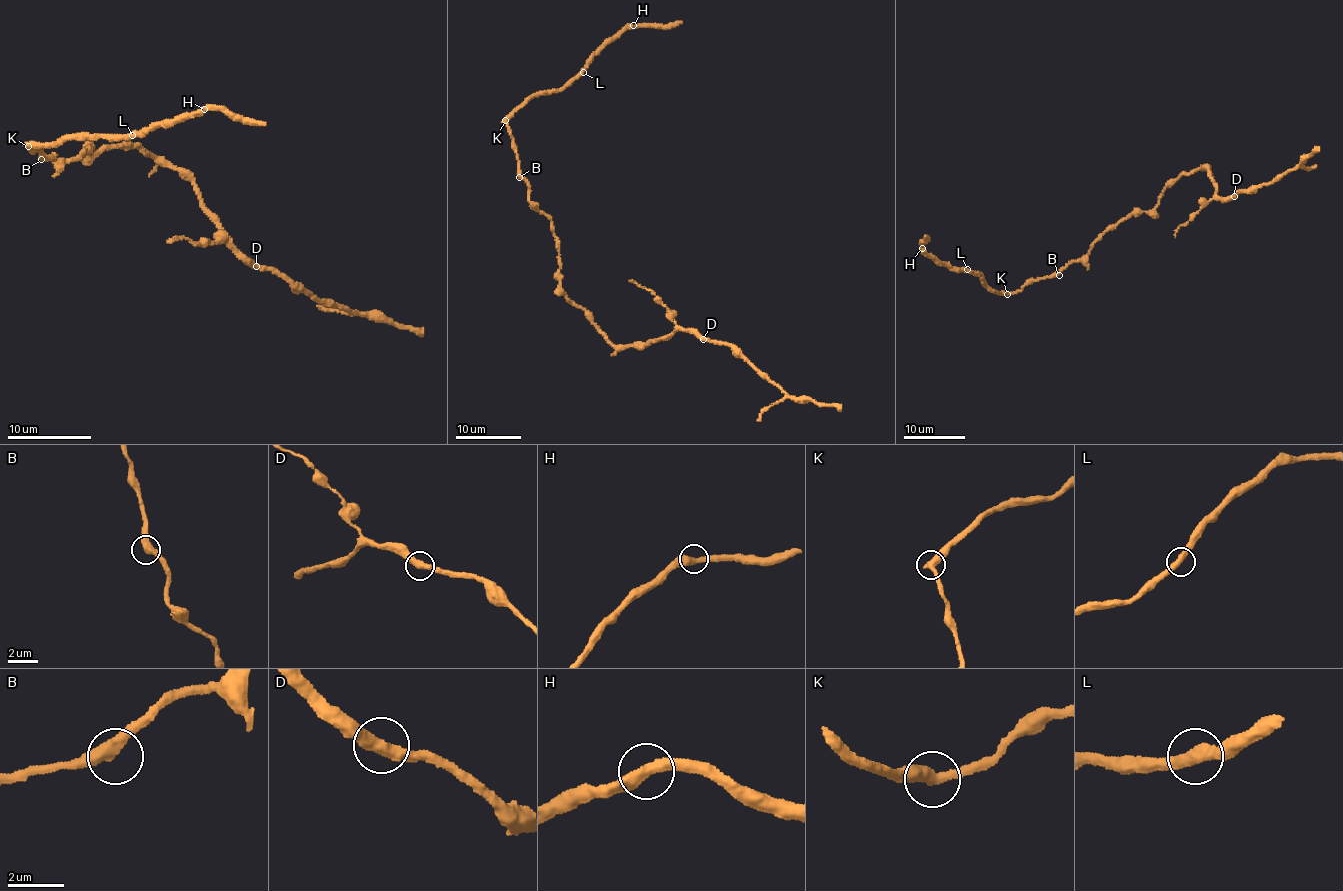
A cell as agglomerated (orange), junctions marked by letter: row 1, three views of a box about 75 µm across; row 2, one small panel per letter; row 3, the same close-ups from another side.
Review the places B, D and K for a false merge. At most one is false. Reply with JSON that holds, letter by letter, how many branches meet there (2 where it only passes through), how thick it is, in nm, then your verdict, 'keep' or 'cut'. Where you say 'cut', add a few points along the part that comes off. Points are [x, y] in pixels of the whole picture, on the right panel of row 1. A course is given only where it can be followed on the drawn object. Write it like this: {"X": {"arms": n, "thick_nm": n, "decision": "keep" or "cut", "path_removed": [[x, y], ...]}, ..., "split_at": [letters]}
{"B": {"arms": 2, "thick_nm": 440, "decision": "keep"}, "D": {"arms": 2, "thick_nm": 440, "decision": "keep"}, "K": {"arms": 2, "thick_nm": 440, "decision": "cut", "path_removed": [[1007, 294], [985, 284], [982, 273], [953, 267], [926, 252], [922, 246], [927, 235], [925, 236]]}, "split_at": ["K"]}

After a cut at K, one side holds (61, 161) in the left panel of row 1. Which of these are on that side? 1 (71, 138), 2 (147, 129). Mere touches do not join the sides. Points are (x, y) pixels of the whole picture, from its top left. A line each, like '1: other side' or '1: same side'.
1: other side
2: other side

